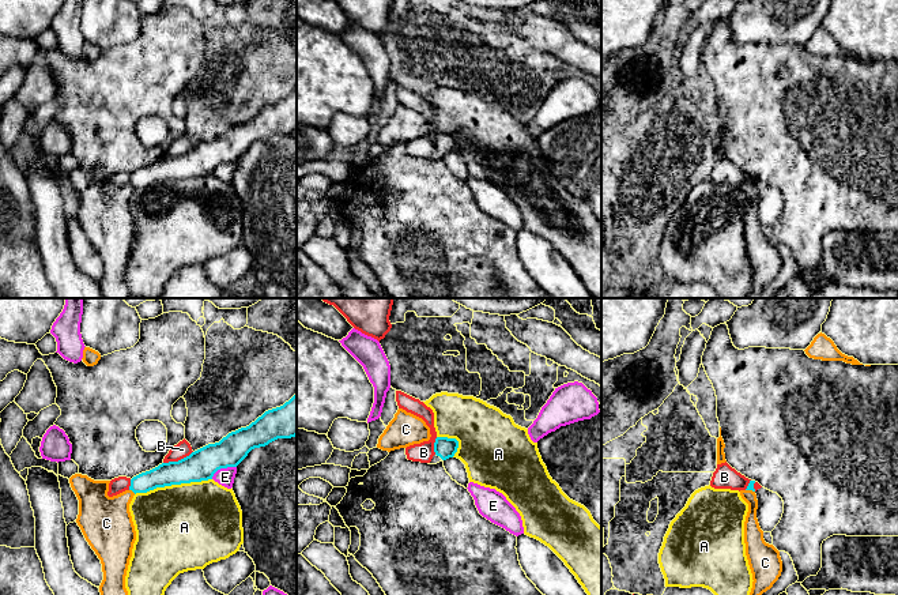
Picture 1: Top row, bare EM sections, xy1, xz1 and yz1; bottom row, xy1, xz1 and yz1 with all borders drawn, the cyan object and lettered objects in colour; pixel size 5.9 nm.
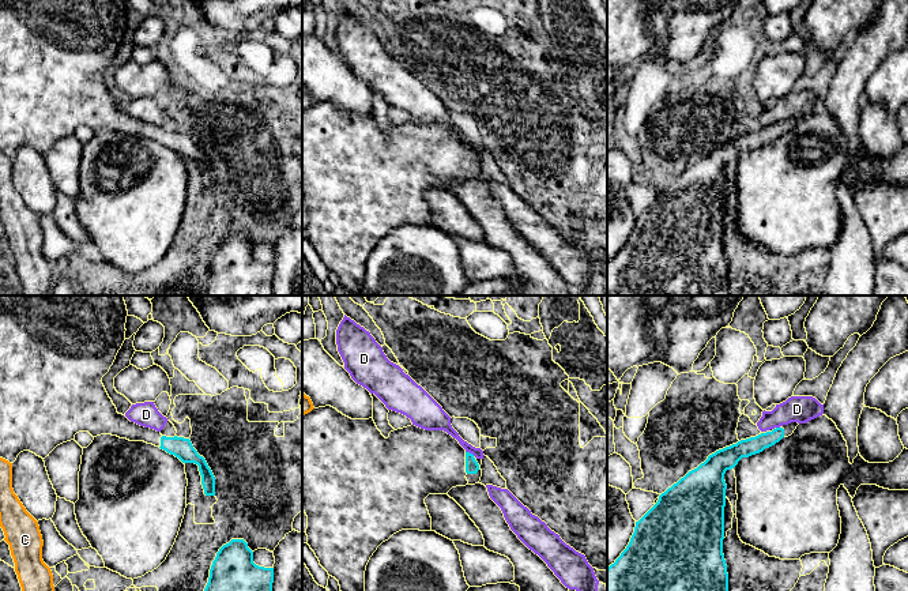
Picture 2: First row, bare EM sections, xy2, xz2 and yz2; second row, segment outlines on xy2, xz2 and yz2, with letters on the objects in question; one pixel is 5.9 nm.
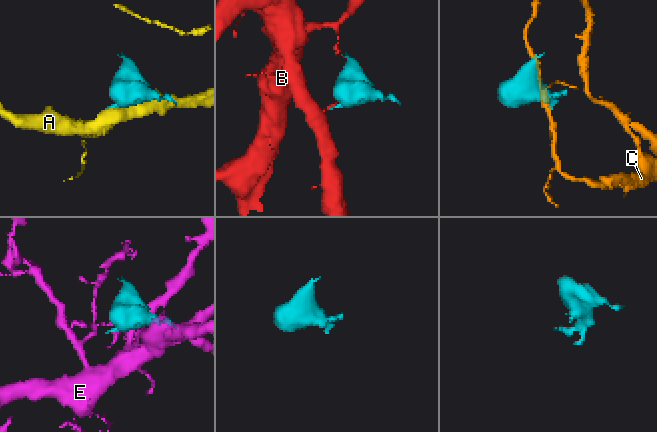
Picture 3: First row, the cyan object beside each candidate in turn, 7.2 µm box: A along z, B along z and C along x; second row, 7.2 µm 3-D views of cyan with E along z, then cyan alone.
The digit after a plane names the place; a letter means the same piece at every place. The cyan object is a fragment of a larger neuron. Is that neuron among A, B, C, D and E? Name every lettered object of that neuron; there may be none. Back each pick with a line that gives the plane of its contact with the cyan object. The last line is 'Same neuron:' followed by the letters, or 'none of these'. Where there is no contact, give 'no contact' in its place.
Same neuron: none of these

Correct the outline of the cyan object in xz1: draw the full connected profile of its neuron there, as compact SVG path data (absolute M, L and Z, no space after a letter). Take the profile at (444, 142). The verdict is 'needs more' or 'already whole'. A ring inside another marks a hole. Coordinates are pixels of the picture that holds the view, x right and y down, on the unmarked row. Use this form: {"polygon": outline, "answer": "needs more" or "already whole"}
{"polygon": "M437 132L434 138L434 147L442 155L453 152L457 147L459 136L456 133Z", "answer": "already whole"}

